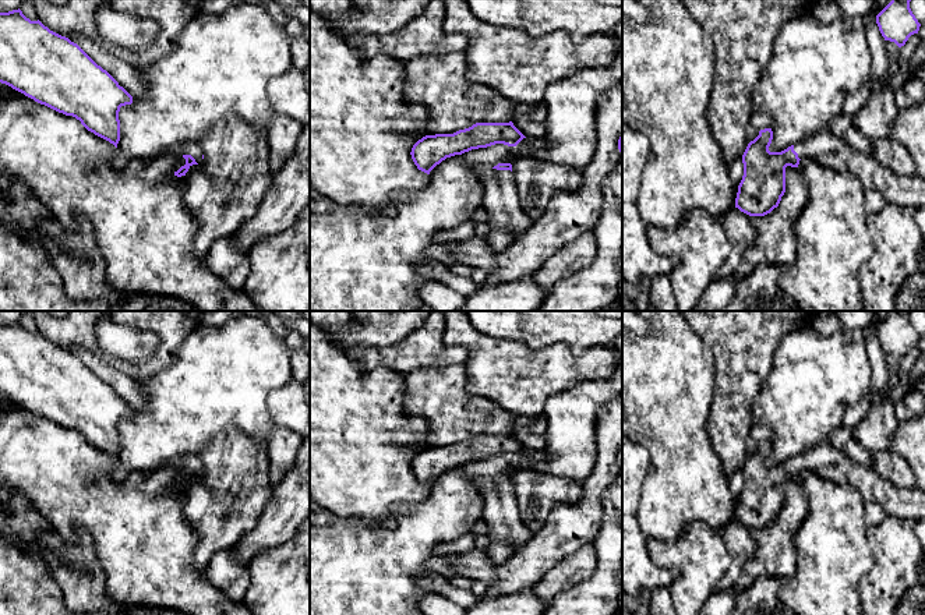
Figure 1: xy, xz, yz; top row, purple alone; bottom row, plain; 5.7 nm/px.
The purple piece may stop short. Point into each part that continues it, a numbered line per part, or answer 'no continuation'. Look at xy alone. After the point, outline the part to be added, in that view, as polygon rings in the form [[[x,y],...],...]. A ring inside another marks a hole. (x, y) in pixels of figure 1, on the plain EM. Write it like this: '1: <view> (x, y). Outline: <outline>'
1: xy (186, 460). Outline: [[[195,455],[177,456],[172,460],[172,463],[180,469],[191,467],[197,476],[202,473],[202,467],[204,467],[201,459]]]

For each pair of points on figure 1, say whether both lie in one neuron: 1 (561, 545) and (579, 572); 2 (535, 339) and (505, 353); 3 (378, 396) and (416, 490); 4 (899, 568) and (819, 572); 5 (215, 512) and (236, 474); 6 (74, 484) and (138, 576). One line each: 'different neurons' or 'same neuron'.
1: different neurons
2: different neurons
3: same neuron
4: different neurons
5: same neuron
6: same neuron

